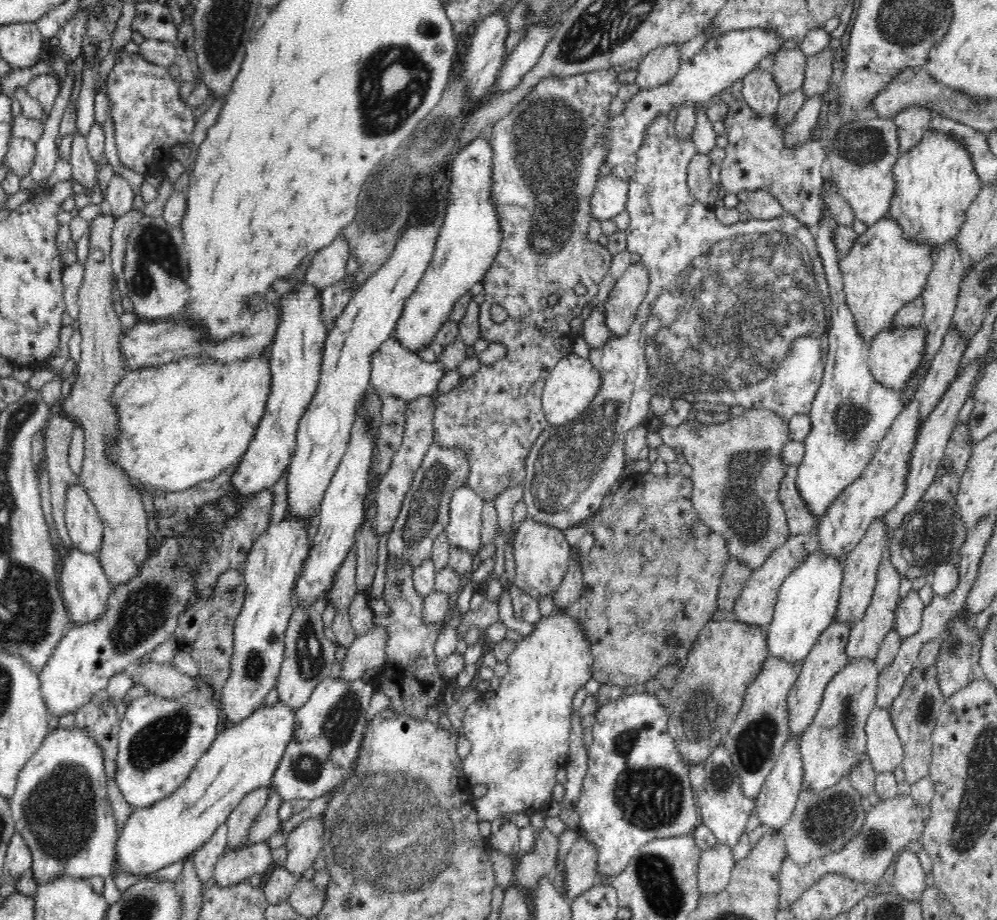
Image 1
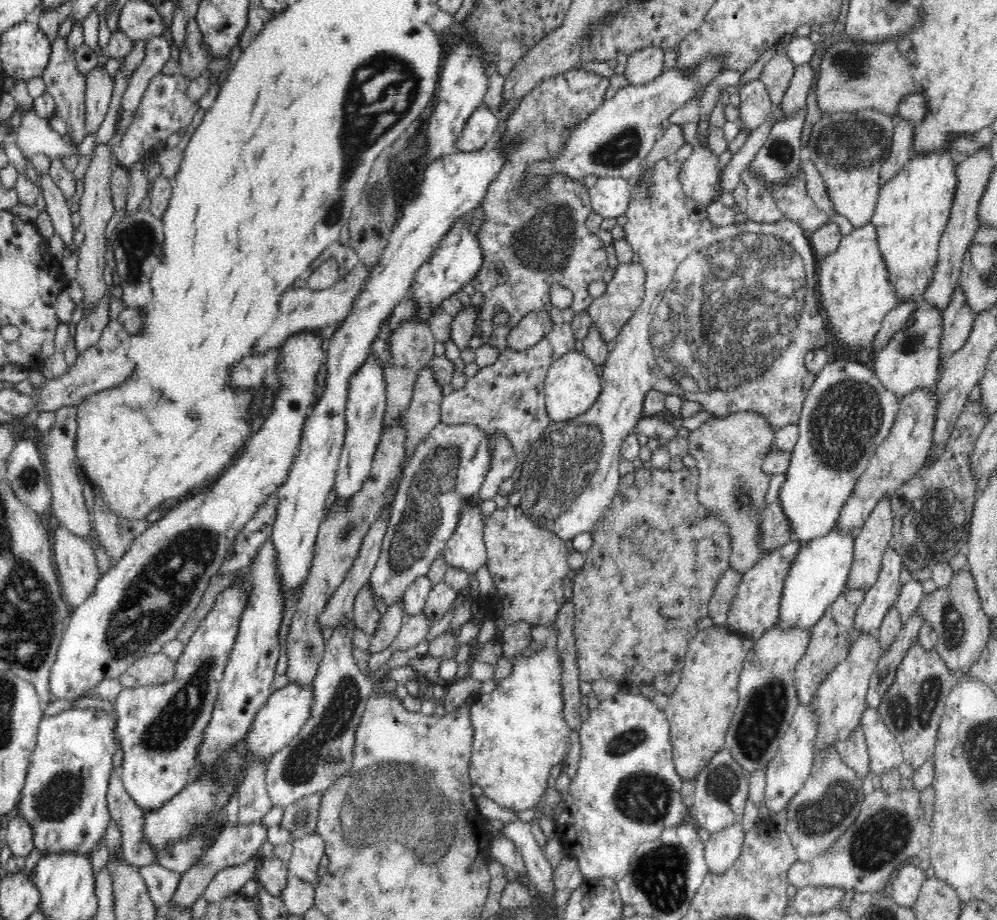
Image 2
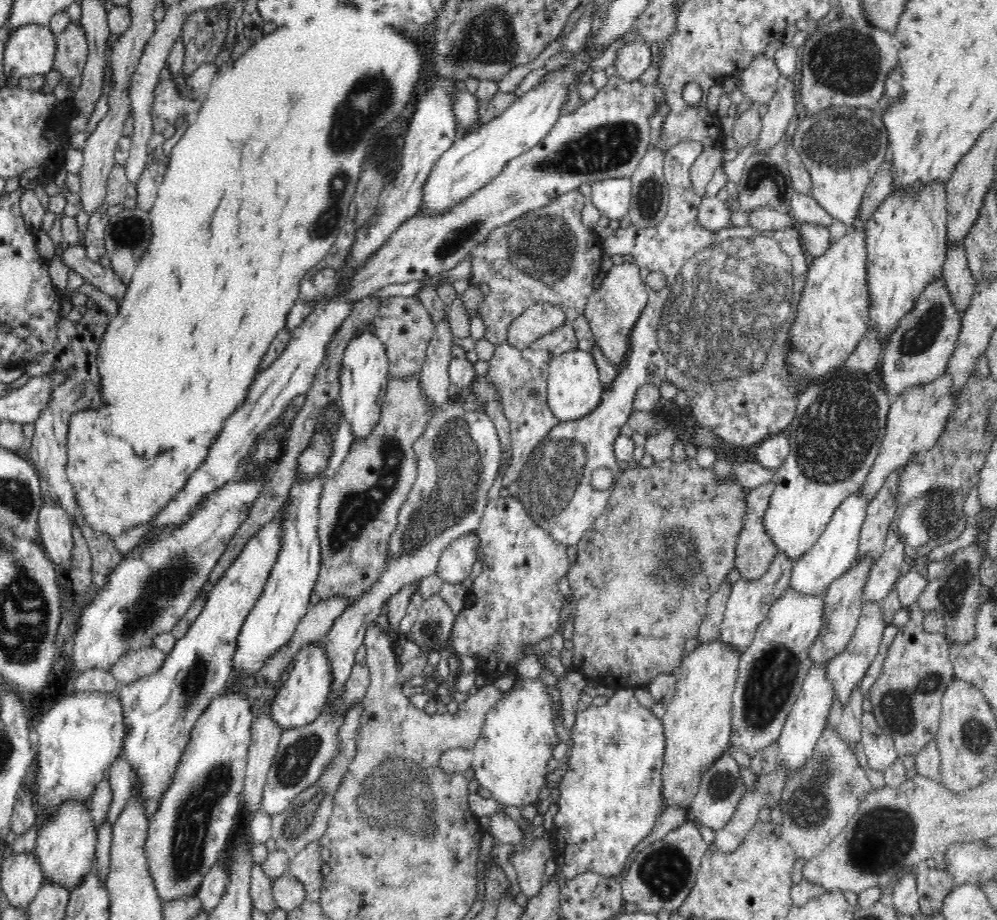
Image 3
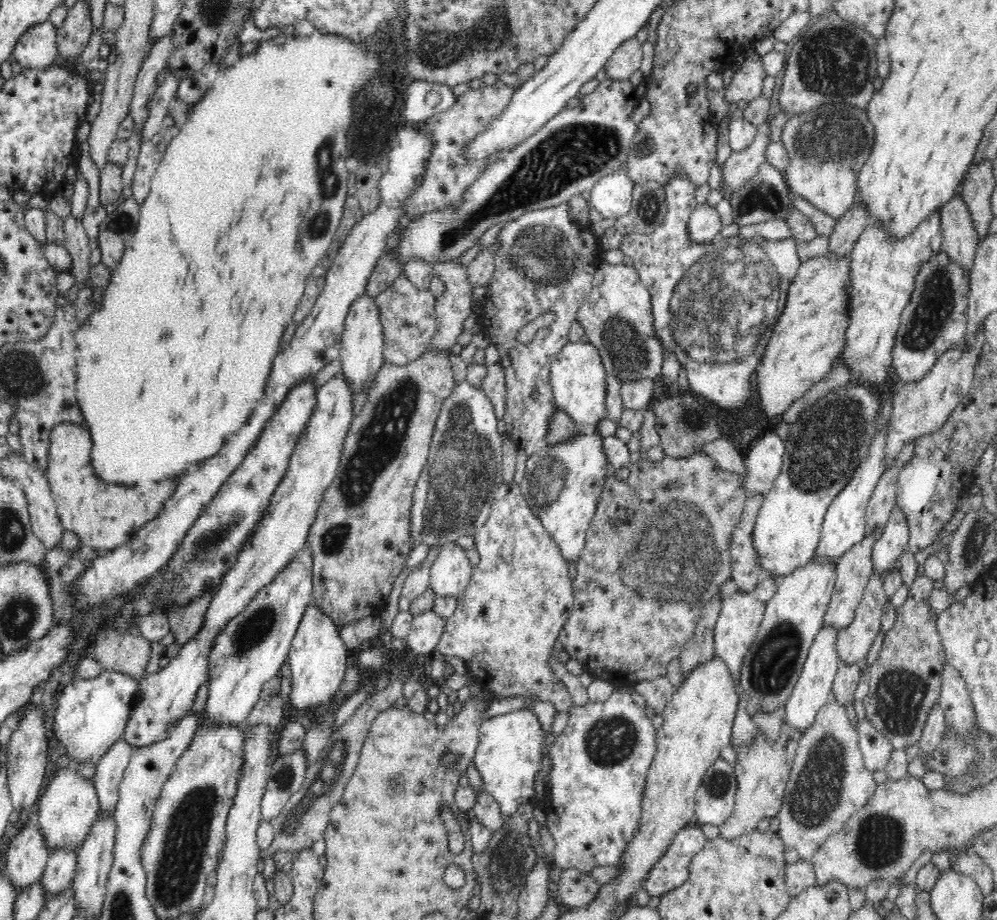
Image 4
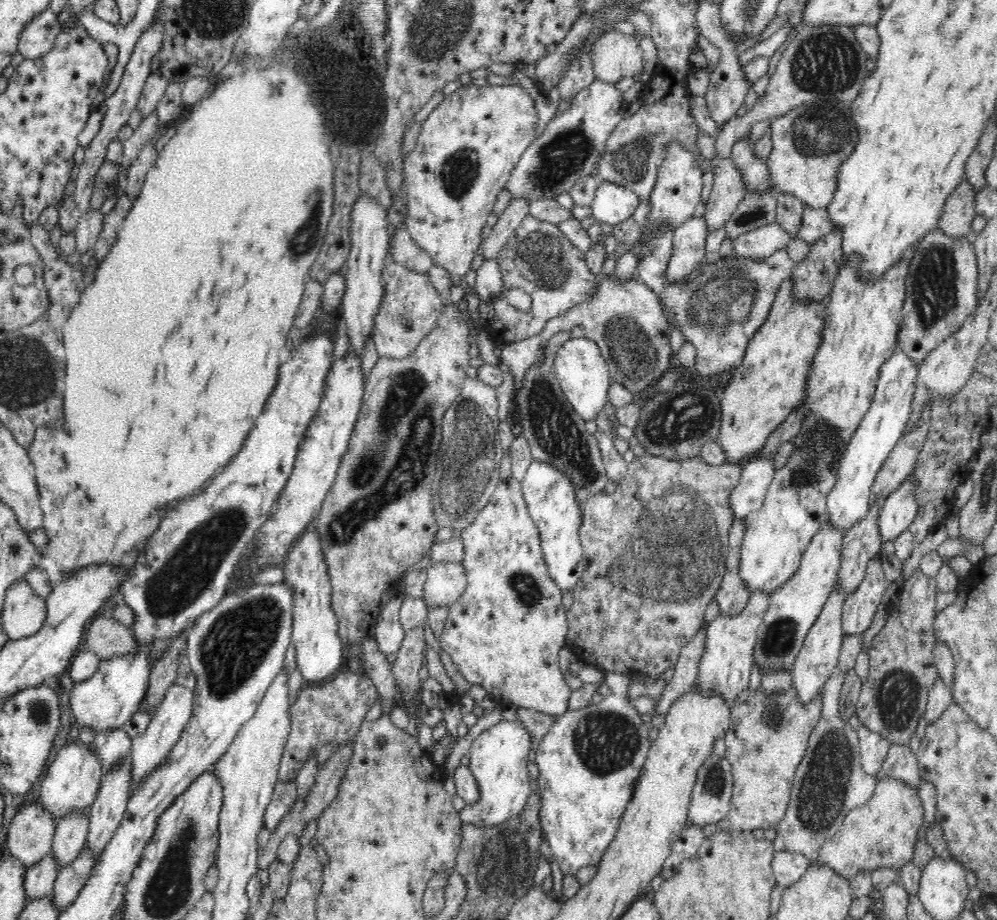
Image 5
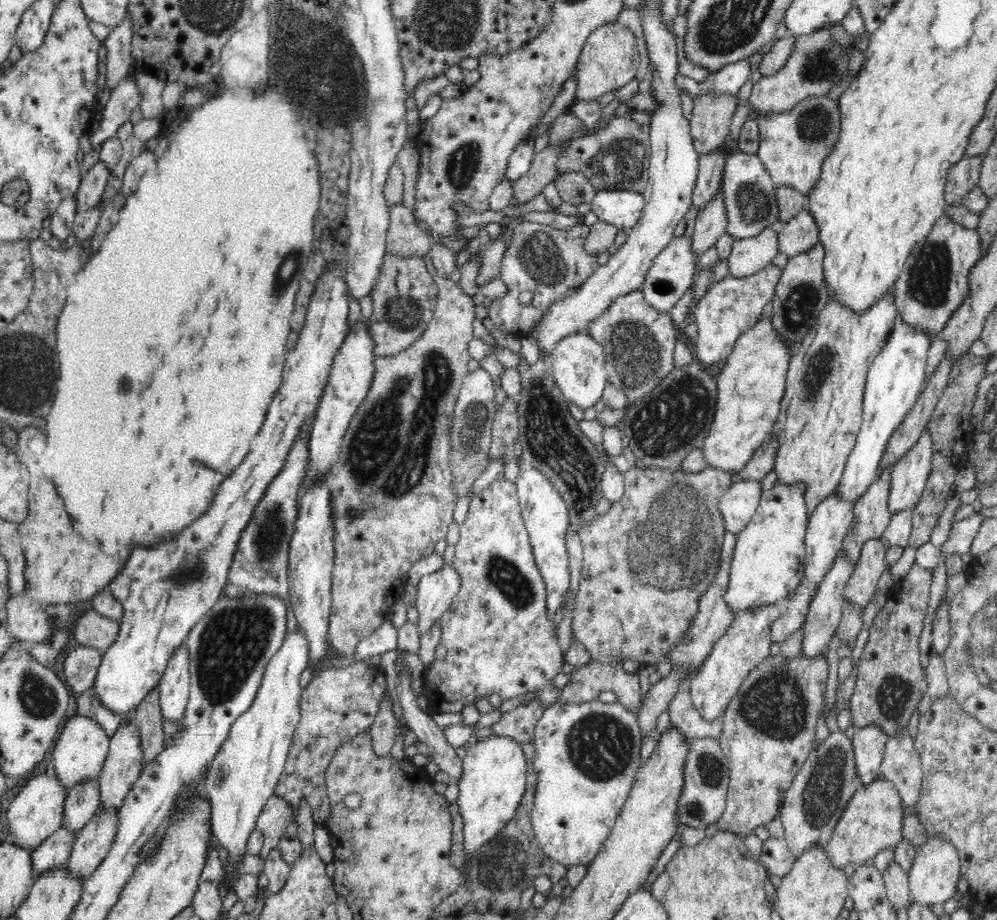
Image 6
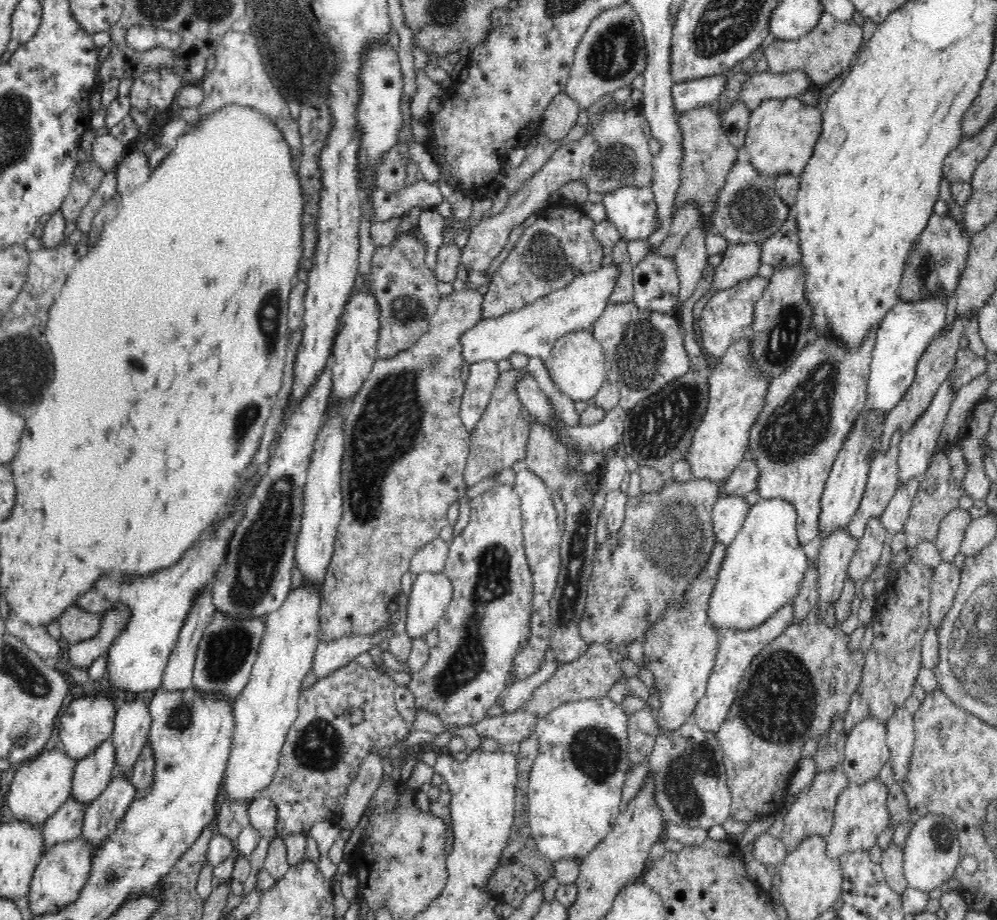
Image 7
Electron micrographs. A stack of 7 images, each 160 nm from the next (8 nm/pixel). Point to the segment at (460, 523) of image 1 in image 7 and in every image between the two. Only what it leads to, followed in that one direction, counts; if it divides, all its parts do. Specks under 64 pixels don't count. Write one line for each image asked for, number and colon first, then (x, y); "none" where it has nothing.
2: (465, 549)
3: (455, 565)
4: (451, 571)
5: (446, 581)
6: (435, 593)
7: (431, 593)

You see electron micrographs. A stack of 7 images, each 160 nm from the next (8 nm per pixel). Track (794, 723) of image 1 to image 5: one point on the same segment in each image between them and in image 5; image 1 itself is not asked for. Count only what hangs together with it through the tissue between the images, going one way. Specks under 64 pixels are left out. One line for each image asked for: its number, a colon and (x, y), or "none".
2: (831, 637)
3: (842, 606)
4: (855, 568)
5: (861, 543)

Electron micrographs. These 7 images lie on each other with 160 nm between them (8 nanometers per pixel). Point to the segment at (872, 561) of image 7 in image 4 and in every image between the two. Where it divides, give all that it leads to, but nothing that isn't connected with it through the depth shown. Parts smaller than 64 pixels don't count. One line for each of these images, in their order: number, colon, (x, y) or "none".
4: (853, 643)
5: (859, 608)
6: (860, 589)

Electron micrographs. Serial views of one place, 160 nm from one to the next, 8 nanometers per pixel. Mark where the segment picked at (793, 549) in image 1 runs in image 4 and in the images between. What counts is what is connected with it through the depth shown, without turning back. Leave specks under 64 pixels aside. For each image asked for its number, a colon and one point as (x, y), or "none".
2: (755, 609)
3: (749, 602)
4: (741, 613)

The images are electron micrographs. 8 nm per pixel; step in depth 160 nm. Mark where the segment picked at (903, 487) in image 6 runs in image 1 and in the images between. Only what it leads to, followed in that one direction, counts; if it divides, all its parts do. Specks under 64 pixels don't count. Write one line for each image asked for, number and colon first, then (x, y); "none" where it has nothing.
1: (866, 635)
2: (879, 599)
3: (885, 571)
4: (891, 543)
5: (898, 511)

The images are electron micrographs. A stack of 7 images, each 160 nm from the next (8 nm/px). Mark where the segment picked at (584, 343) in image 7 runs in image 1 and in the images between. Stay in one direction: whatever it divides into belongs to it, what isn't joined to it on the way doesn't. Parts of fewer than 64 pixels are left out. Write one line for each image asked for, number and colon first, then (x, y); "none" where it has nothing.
1: (571, 386)
2: (572, 384)
3: (574, 389)
4: (577, 377)
5: (582, 373)
6: (579, 368)

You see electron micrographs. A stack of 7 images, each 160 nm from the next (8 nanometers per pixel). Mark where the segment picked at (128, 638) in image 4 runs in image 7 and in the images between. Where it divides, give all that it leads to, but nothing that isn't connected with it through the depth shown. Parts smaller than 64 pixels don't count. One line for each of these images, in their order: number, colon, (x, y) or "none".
5: (106, 636)
6: (92, 629)
7: (76, 625)

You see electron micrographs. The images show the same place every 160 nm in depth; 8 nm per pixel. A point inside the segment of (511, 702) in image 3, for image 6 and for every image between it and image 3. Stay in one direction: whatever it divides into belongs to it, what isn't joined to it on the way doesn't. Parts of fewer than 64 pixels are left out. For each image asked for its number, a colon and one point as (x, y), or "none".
4: (508, 757)
5: (499, 755)
6: (493, 784)

